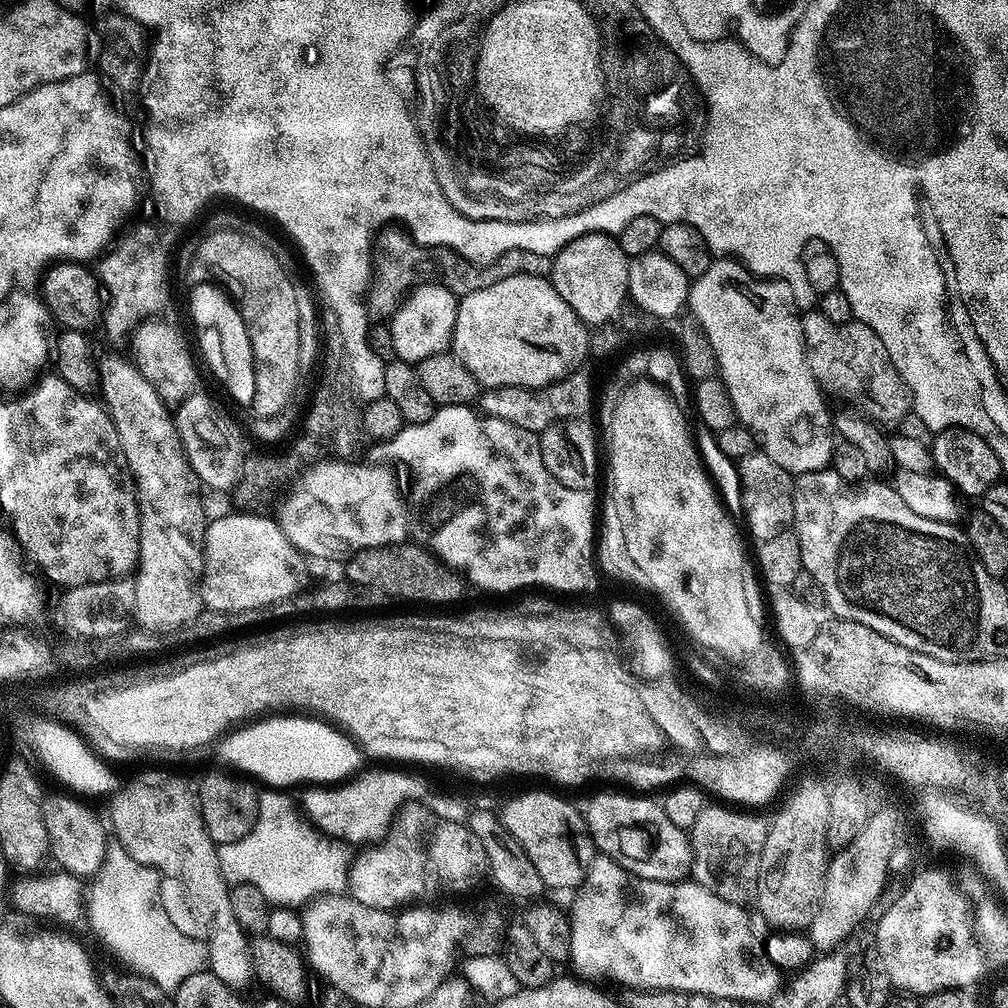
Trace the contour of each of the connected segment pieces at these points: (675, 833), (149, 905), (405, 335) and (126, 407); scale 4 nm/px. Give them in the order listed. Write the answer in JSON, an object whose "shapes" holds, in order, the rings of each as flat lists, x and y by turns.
{"shapes":[[[612,790,616,792,600,792,597,796,592,796,588,800,588,805,583,805,582,819,588,826,588,832,592,836,592,843,603,855,614,858,614,862,618,862,618,866,622,866,628,872,633,872,635,876,641,876,642,878,650,878,651,880,657,880,658,882,676,882,677,880,685,879,691,873,692,870,692,841,689,833,683,828,674,826,674,822,670,822,670,818,666,818,663,807,659,803,656,804,644,794,629,794,624,790]],[[112,842,105,847,104,850,104,861,99,870,97,870,94,879,90,884,90,895,86,900,86,920,92,923,92,932,129,968,132,972,137,972,140,976,145,976,145,981,156,984,160,988,165,990,175,990,175,988,182,982,186,982,186,978,190,978,190,974,195,972,205,971,208,962,208,950,204,947,203,943,199,939,196,940,192,936,184,936,184,932,175,924,174,921,168,917,168,912,164,909,164,904,160,901,160,883,162,883,161,877,158,875,156,869,148,867,148,865,138,862,134,858,130,858,130,854,126,854,126,850,118,843]],[[417,283,399,304,390,319,392,337,394,338,395,359,405,360,413,366,434,354,449,351,452,343,452,331,456,321,458,297,445,284]],[[102,356,98,367,101,372,99,385,102,387,102,392,104,388,104,397,102,397,102,400,108,409,108,415,112,417,114,426,118,430,118,442,122,442,122,450,126,454,128,469,132,471,132,478,136,485,136,501,140,507,140,559,138,561,138,571,134,576,136,581,136,610,134,613,134,620,137,625,141,624,142,627,140,628,143,629,145,633,179,633,185,625,191,623,191,621,202,611,197,581,192,581,192,572,188,569,188,560,180,553,180,548,176,545,176,540,199,540,200,542,205,539,206,521,202,510,202,483,191,468,190,462,187,460,187,454,184,452,183,448,183,440,180,440,179,438,180,428,178,427,178,424,175,424,175,422,168,417,168,411,170,411,169,405,156,393,154,386,150,386,150,382,146,382,146,378,140,372,140,369,136,367,135,363,133,363,131,359,123,360,120,356]]]}

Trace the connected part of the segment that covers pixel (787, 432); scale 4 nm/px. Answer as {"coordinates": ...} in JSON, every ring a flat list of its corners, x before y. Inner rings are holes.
{"coordinates":[[716,258,713,259,712,265,706,270,706,274,695,277,691,281,688,289,687,307,690,309,690,312,692,308,693,314,696,315,693,316,695,323,699,324,702,331,708,335,707,342,716,355,718,378,726,386,726,390,730,394,730,402,734,402,737,421,752,431,759,451,765,452,770,458,774,458,774,462,778,462,778,466,782,466,787,472,793,474,819,472,821,468,829,467,832,463,832,450,834,447,834,416,833,413,828,413,827,402,829,403,829,401,826,399,820,385,817,384,816,379,812,377,812,371,804,353,804,335,800,325,802,316,796,307,794,294,790,290,790,286,786,286,786,282,781,280,756,276,735,258]]}

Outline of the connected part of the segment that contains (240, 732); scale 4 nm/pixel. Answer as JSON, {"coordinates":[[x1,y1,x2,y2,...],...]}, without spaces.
{"coordinates":[[273,715,253,721,229,731,217,746,219,758,226,763,223,765,238,768,270,786,341,783,359,773,364,760,359,745,341,729,321,725,303,715]]}

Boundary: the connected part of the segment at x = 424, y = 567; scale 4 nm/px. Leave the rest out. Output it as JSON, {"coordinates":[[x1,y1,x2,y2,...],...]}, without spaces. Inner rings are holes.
{"coordinates":[[416,542,387,544,353,552,347,557,344,568,346,580,363,589,385,592,400,600,417,600,420,604,452,604,466,588,461,573,451,569,427,547],[377,588,377,590,376,590]]}

